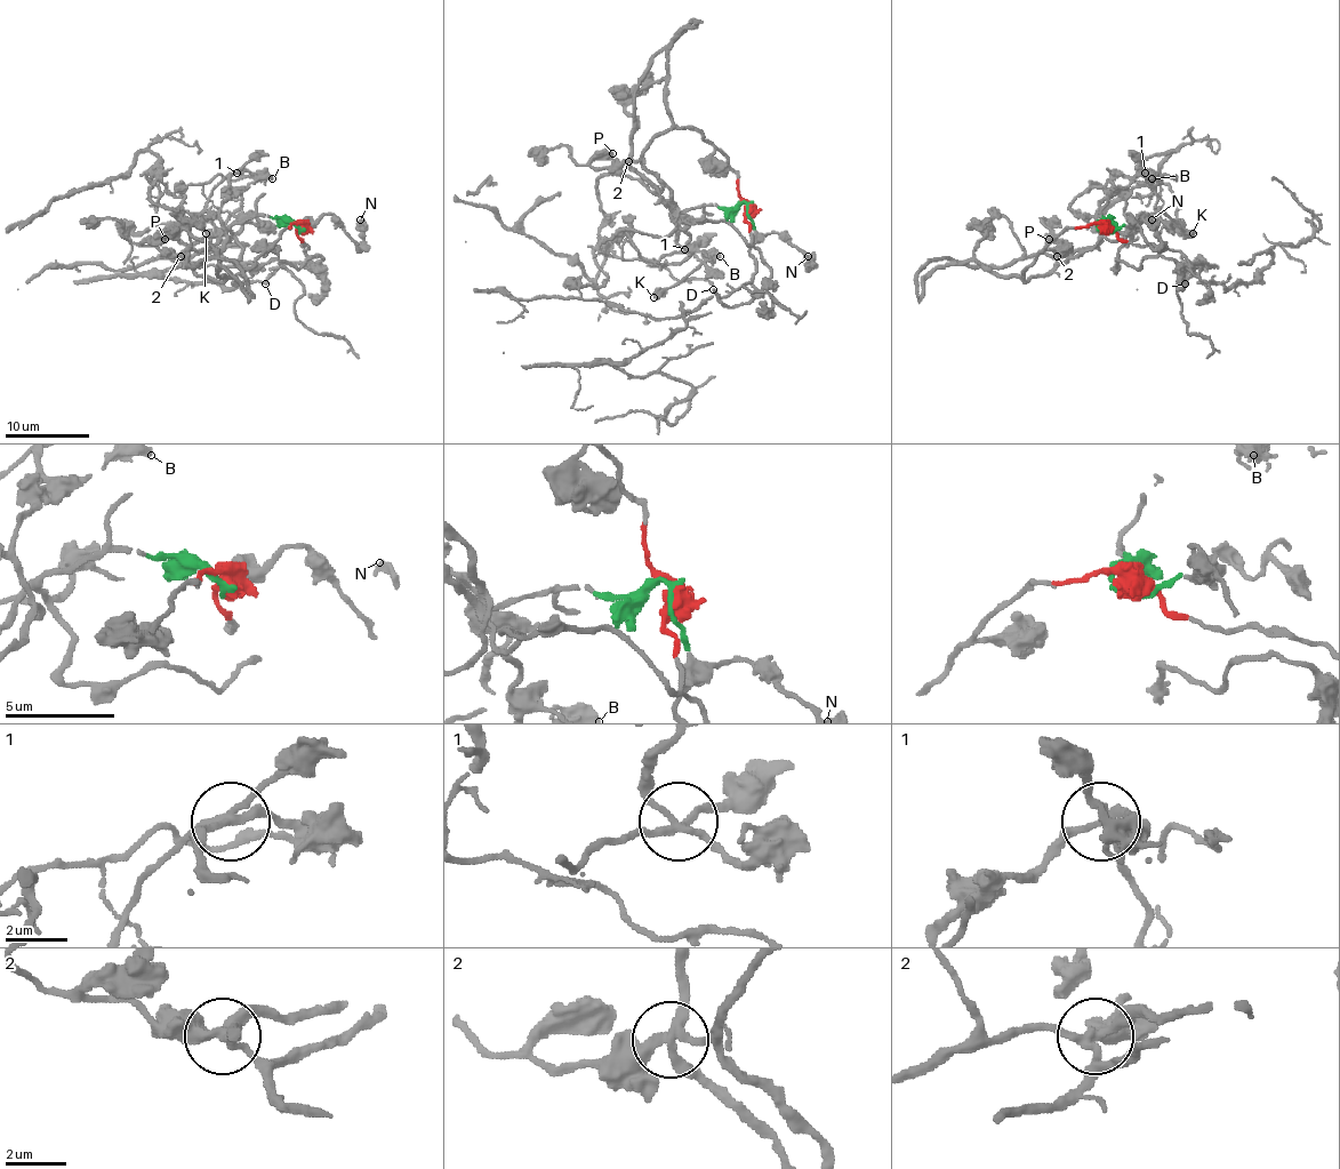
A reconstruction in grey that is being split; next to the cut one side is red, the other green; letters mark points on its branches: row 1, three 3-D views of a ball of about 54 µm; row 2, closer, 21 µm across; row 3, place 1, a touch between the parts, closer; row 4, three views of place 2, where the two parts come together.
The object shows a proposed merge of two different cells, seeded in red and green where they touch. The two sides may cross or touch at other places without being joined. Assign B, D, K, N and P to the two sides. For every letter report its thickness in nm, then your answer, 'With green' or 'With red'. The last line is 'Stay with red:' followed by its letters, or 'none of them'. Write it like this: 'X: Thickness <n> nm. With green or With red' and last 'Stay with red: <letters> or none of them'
B: Thickness 360 nm. With red
D: Thickness 190 nm. With red
K: Thickness 650 nm. With green
N: Thickness 550 nm. With green
P: Thickness 600 nm. With red
Stay with red: B, D, P

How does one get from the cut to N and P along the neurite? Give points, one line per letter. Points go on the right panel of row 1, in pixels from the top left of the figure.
N: (1098, 227), (1102, 232), (1113, 232), (1130, 222), (1128, 215), (1140, 234), (1157, 248), (1160, 234), (1152, 219)
P: (1100, 227), (1097, 223), (1065, 227), (1022, 272), (1022, 278), (1044, 275), (1057, 263), (1062, 247), (1048, 238)

